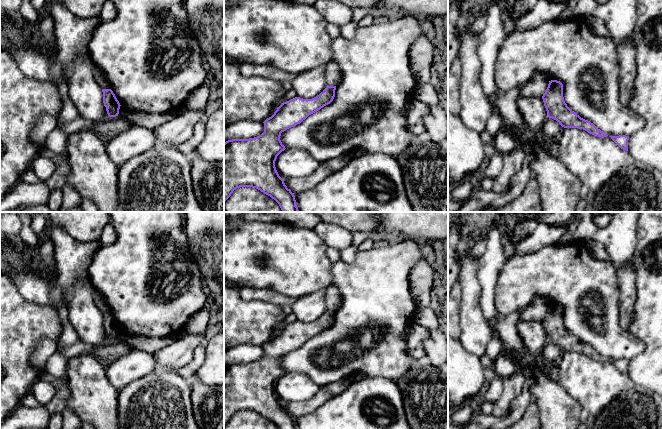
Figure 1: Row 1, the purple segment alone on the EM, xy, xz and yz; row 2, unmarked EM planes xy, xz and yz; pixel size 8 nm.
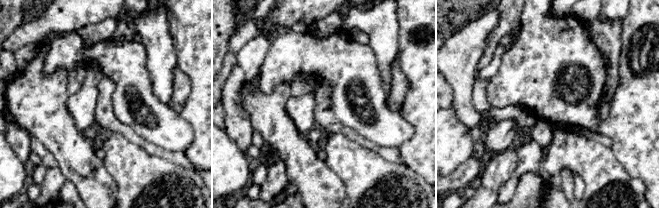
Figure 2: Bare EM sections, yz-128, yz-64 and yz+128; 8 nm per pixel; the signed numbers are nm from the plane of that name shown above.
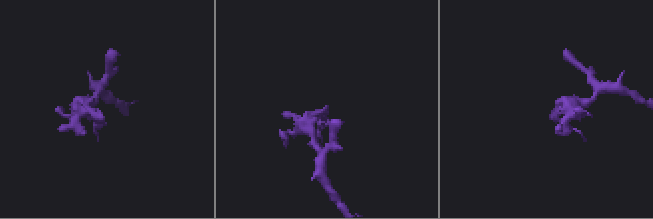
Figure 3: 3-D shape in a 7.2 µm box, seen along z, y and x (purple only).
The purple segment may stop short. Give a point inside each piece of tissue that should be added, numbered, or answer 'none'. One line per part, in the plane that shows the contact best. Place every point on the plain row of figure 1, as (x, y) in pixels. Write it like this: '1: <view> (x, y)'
none

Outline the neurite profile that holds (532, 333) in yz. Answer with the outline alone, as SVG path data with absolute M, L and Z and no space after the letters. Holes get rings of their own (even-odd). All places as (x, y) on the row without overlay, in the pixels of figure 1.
M521 320L518 332L530 355L541 353L548 342L542 320Z

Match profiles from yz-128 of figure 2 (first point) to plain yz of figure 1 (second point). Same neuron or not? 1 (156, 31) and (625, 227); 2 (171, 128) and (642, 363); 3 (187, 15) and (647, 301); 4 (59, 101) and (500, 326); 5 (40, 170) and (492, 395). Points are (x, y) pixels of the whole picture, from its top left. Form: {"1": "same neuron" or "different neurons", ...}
{"1": "same neuron", "2": "different neurons", "3": "same neuron", "4": "same neuron", "5": "same neuron"}

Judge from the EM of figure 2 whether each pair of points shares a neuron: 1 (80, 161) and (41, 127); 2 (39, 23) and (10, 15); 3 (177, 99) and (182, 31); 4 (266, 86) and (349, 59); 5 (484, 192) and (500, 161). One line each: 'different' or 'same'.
1: same
2: different
3: different
4: same
5: same

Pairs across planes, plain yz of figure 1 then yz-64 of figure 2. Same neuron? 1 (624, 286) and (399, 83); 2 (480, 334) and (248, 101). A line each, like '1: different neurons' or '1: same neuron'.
1: same neuron
2: different neurons

